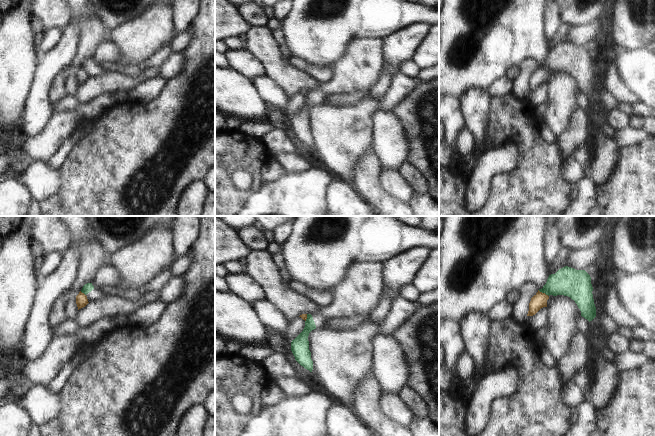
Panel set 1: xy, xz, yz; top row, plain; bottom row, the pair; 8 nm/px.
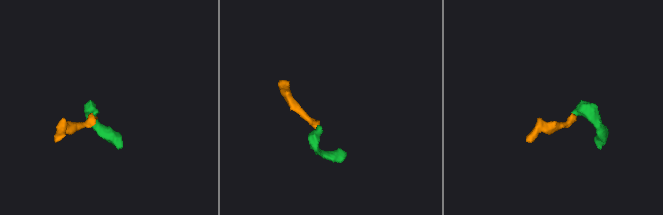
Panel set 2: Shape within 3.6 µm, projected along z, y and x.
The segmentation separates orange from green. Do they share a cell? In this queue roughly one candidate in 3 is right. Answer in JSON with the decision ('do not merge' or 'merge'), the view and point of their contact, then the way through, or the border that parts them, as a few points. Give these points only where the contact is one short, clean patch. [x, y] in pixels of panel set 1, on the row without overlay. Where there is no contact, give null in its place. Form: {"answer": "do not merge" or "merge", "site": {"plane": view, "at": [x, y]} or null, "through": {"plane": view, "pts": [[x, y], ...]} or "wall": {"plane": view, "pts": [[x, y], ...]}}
{"answer": "do not merge", "site": {"plane": "yz", "at": [543, 69]}, "wall": {"plane": "yz", "pts": [[538, 66], [548, 72]]}}

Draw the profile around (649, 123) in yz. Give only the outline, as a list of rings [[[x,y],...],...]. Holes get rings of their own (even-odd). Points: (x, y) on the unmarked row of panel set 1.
[[[655,117],[644,118],[643,130],[645,130],[649,135],[655,136]]]

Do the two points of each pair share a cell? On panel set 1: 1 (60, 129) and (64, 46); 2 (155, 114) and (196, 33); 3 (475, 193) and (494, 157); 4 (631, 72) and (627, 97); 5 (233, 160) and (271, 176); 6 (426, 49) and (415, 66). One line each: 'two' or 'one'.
1: two
2: one
3: one
4: two
5: two
6: one

